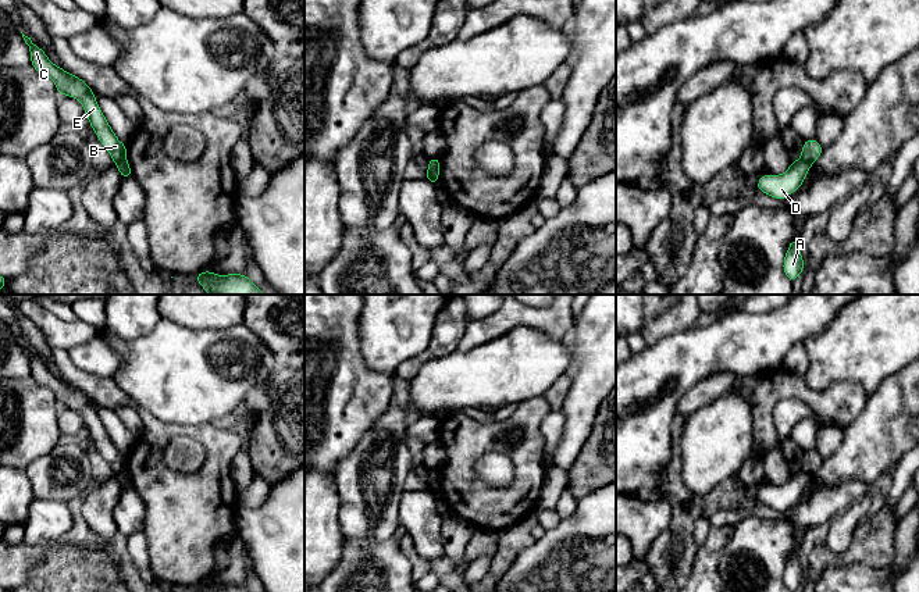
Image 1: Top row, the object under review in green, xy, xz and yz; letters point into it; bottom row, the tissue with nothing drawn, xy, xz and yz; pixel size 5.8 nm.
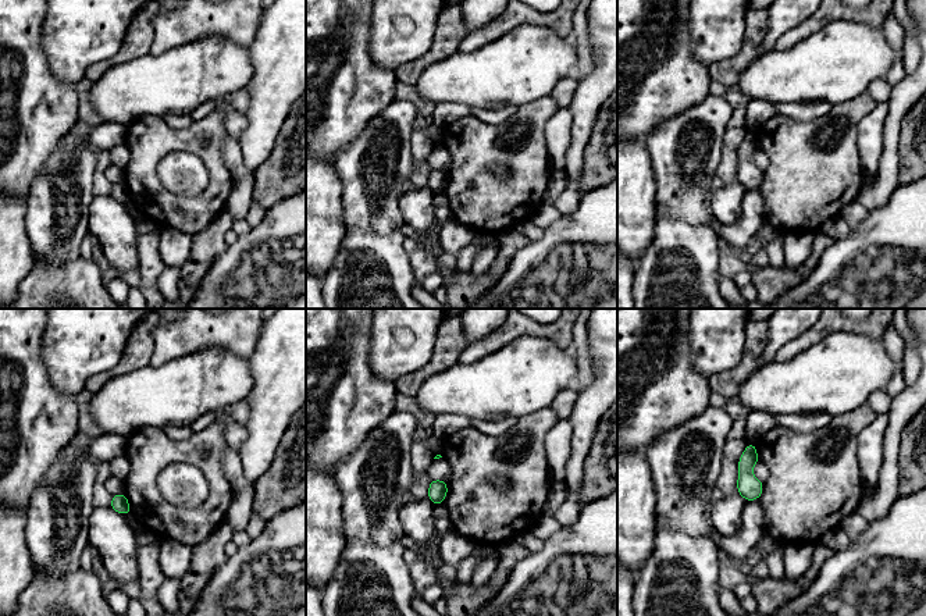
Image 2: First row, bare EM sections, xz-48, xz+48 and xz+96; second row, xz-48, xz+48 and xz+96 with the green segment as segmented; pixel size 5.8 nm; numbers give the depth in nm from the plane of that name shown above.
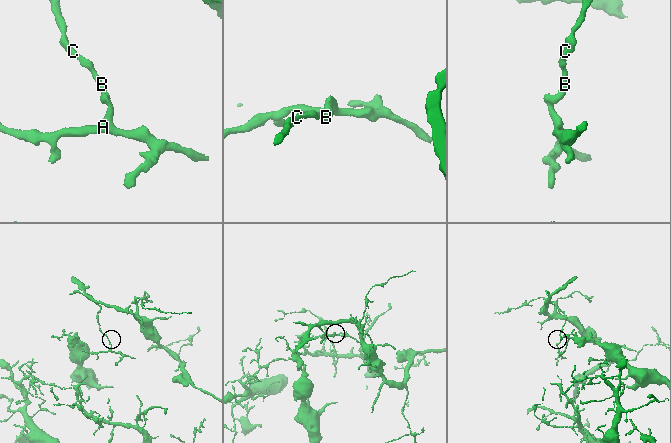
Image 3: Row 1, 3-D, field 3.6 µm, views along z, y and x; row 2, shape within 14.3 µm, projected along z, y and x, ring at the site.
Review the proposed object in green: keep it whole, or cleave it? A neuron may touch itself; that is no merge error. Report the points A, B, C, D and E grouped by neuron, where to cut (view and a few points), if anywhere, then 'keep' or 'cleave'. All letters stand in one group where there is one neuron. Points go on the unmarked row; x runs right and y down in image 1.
groups A D / B C E; cut xy (125, 470), (116, 474); cleave

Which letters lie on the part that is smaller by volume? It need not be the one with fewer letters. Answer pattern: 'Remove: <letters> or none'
Remove: B, C, E

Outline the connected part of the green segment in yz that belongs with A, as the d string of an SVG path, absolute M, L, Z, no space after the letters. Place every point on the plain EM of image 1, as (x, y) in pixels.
M795 552L790 554L786 563L783 582L790 592L795 592L802 585L804 577L804 570Z

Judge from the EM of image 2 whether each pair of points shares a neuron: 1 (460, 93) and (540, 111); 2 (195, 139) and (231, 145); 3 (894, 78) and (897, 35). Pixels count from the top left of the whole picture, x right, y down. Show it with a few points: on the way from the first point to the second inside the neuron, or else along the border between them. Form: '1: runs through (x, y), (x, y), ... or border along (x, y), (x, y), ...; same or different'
1: border along (549, 95), (523, 103), (519, 107); different
2: border along (227, 134), (223, 142), (223, 160), (232, 175); different
3: runs through (898, 67), (898, 46); same

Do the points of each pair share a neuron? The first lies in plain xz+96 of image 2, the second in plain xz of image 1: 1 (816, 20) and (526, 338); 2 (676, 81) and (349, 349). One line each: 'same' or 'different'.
1: different
2: same

